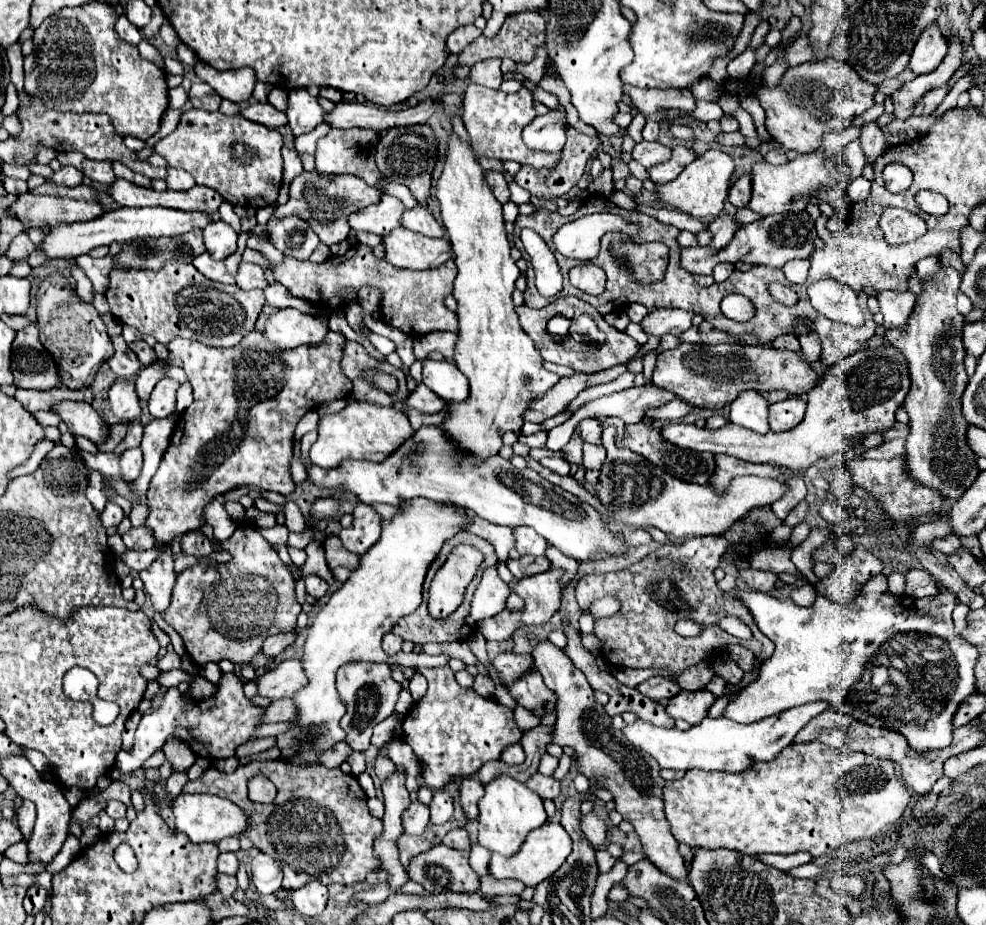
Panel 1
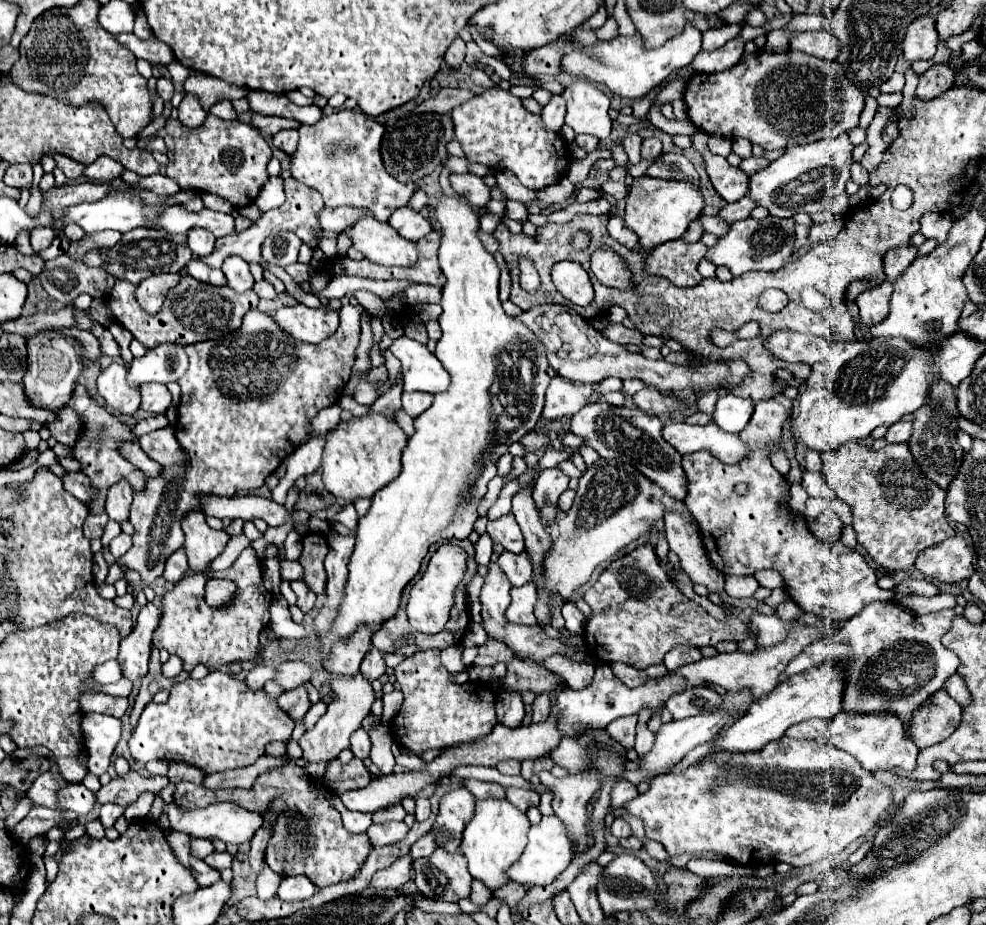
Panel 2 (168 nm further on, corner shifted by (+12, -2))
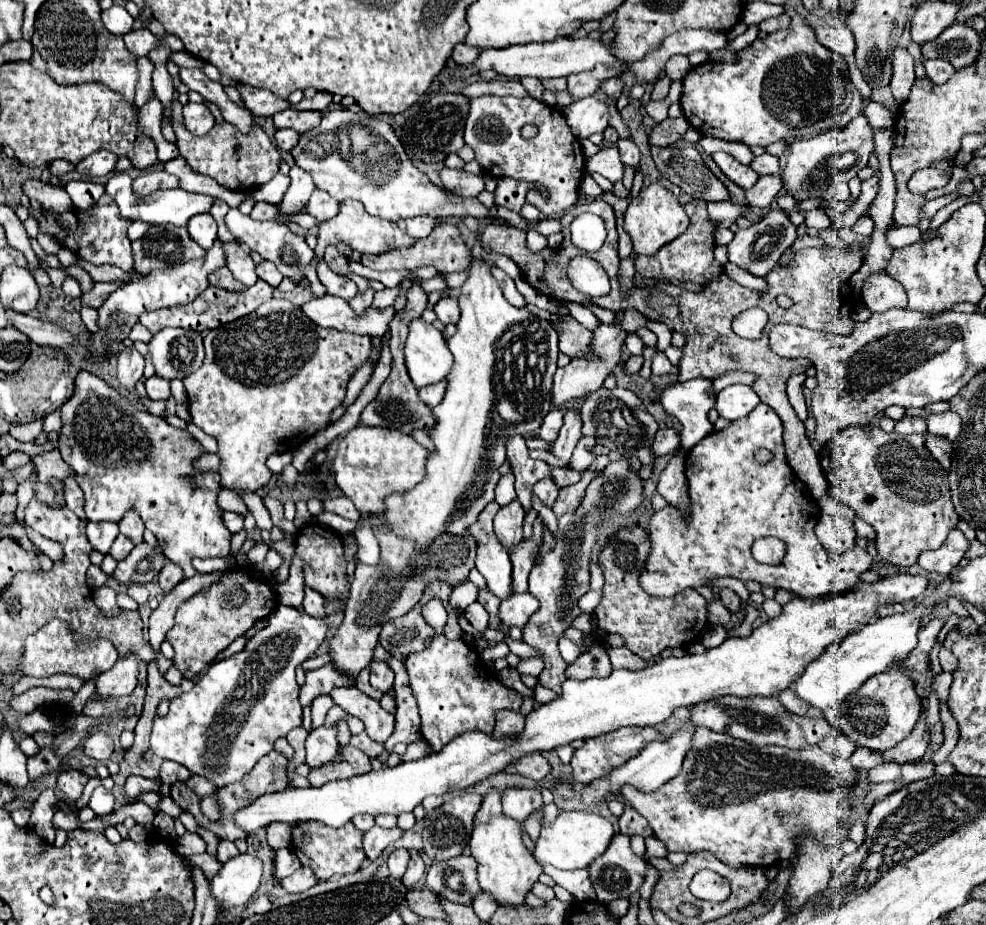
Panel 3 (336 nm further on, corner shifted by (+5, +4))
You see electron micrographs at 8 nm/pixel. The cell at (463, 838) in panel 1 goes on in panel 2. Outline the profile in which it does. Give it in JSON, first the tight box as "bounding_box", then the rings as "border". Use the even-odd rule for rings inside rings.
{"bounding_box":[410,833,438,859],"border":[[[426,833],[422,839],[418,839],[418,841],[412,845],[410,855],[412,855],[412,859],[428,857],[434,849],[438,849],[438,843],[434,841],[434,835],[432,835],[432,833]]]}

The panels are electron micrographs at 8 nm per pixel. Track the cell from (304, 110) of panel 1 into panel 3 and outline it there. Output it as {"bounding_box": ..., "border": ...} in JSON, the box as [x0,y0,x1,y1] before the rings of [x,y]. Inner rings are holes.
{"bounding_box":[275,129,299,151],"border":[[[277,129],[275,133],[275,145],[281,151],[291,151],[297,145],[297,139],[299,139],[299,133],[293,129]]]}

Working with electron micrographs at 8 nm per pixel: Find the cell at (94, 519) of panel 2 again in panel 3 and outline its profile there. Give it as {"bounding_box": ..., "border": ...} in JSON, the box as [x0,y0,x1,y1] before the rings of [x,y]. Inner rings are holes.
{"bounding_box":[87,523,119,555],"border":[[[89,523],[87,525],[87,537],[89,537],[91,547],[103,555],[107,555],[117,535],[119,535],[117,523]]]}

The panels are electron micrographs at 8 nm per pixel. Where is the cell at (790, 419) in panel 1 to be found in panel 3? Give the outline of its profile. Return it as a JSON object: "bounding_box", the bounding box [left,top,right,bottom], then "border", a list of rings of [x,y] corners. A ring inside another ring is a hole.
{"bounding_box":[639,403,871,599],"border":[[[759,403],[759,407],[753,409],[745,419],[733,421],[733,425],[723,431],[709,433],[687,453],[687,459],[689,461],[685,475],[689,479],[691,507],[681,511],[667,505],[665,509],[653,513],[649,523],[649,539],[653,547],[639,577],[639,585],[645,593],[661,599],[675,597],[687,587],[709,587],[711,581],[719,577],[735,577],[743,583],[757,581],[761,585],[771,585],[773,589],[787,589],[799,597],[837,595],[861,583],[859,575],[871,567],[869,553],[861,547],[853,547],[843,555],[833,555],[821,547],[813,531],[821,515],[819,505],[809,495],[805,483],[793,475],[793,469],[785,459],[781,419],[769,405]],[[759,449],[771,449],[773,459],[759,463],[755,459],[755,453]],[[761,537],[777,537],[787,545],[787,553],[779,565],[761,565],[753,559],[751,545]]]}

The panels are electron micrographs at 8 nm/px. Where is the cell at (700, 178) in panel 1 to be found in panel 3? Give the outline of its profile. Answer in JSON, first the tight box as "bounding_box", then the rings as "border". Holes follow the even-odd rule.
{"bounding_box":[623,183,689,255],"border":[[[651,183],[649,187],[643,187],[639,197],[631,199],[627,213],[625,213],[625,221],[623,221],[623,229],[631,237],[635,255],[657,253],[665,243],[679,237],[687,225],[689,225],[689,219],[681,207],[679,199],[673,193],[669,193],[665,187],[661,187],[659,183]]]}

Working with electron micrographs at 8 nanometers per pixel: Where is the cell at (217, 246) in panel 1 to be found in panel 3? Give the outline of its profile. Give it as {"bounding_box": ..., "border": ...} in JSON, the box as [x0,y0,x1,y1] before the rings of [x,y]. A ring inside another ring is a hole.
{"bounding_box":[187,213,217,249],"border":[[[209,213],[195,215],[187,223],[187,229],[189,229],[191,239],[195,239],[203,249],[209,249],[217,239],[217,223]]]}

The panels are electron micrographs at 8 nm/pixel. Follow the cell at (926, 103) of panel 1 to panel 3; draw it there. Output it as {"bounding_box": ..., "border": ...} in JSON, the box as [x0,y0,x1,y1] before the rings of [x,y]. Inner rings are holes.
{"bounding_box":[923,59,955,83],"border":[[[925,59],[923,61],[925,69],[927,69],[927,77],[933,81],[933,83],[945,83],[953,73],[955,73],[955,67],[949,65],[947,61],[943,59]]]}

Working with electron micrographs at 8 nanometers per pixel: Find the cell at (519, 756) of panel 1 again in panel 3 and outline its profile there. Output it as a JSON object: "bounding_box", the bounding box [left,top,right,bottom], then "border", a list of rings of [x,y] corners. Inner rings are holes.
{"bounding_box":[515,753,551,781],"border":[[[529,753],[529,755],[523,755],[521,759],[515,761],[515,771],[523,777],[529,777],[533,781],[543,781],[549,771],[551,771],[551,765],[549,761],[541,755],[541,753]]]}

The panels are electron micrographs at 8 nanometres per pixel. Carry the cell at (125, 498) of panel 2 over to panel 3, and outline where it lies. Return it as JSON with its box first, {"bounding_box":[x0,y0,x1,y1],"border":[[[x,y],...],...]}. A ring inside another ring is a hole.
{"bounding_box":[119,511,145,545],"border":[[[129,511],[129,515],[127,515],[125,519],[121,519],[119,529],[121,529],[121,533],[127,535],[135,545],[143,543],[143,531],[145,531],[145,525],[141,523],[141,519],[137,519],[137,513]]]}

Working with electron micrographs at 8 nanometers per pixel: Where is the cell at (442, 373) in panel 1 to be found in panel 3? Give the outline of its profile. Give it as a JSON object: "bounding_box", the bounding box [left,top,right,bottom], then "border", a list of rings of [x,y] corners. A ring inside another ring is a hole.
{"bounding_box":[405,319,453,387],"border":[[[413,319],[405,341],[405,367],[417,387],[445,379],[453,367],[443,335],[427,321]]]}

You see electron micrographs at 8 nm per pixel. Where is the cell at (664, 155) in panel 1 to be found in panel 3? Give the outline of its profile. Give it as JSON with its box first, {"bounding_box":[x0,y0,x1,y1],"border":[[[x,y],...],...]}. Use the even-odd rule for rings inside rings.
{"bounding_box":[649,117,689,147],"border":[[[685,117],[679,119],[665,119],[661,123],[655,125],[655,129],[649,135],[649,143],[651,145],[659,145],[659,147],[669,147],[675,145],[683,133],[689,129],[689,121]]]}

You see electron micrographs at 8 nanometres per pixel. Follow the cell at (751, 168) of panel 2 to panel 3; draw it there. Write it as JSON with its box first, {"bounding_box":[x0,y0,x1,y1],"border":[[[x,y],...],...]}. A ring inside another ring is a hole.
{"bounding_box":[751,155,781,175],"border":[[[761,155],[761,157],[755,157],[753,163],[751,163],[753,171],[757,175],[779,175],[781,173],[781,167],[779,167],[779,159],[775,155]],[[771,171],[777,171],[777,173],[771,173]]]}

